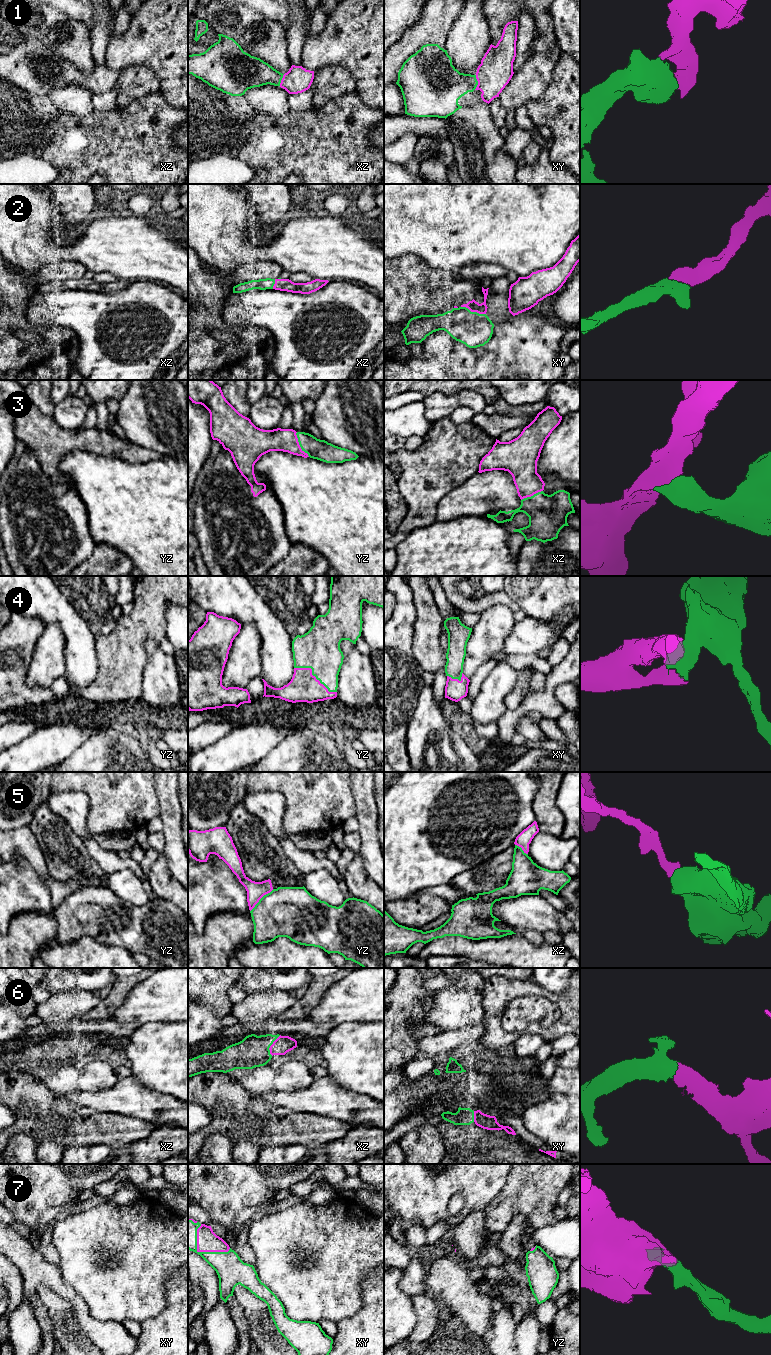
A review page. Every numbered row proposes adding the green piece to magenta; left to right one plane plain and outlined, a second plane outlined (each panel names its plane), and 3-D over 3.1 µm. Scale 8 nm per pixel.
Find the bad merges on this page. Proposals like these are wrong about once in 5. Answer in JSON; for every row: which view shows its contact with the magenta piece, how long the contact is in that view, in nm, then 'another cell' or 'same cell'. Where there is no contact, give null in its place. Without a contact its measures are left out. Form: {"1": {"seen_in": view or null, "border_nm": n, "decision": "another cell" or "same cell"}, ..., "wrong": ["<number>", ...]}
{"1": {"seen_in": "xy", "border_nm": 120, "decision": "same cell"}, "2": {"seen_in": "xy", "border_nm": 220, "decision": "same cell"}, "3": {"seen_in": "yz", "border_nm": 220, "decision": "same cell"}, "4": {"seen_in": "yz", "border_nm": 400, "decision": "same cell"}, "5": {"seen_in": "yz", "border_nm": 260, "decision": "another cell"}, "6": {"seen_in": "xz", "border_nm": 180, "decision": "same cell"}, "7": {"seen_in": "xy", "border_nm": 320, "decision": "same cell"}, "wrong": ["5"]}

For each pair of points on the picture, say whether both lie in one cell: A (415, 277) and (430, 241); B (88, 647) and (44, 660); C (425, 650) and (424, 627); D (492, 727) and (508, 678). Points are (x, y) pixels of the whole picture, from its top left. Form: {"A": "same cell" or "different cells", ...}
{"A": "different cells", "B": "different cells", "C": "same cell", "D": "different cells"}

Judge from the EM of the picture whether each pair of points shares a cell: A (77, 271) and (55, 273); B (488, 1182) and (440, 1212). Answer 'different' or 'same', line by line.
A: same
B: same

